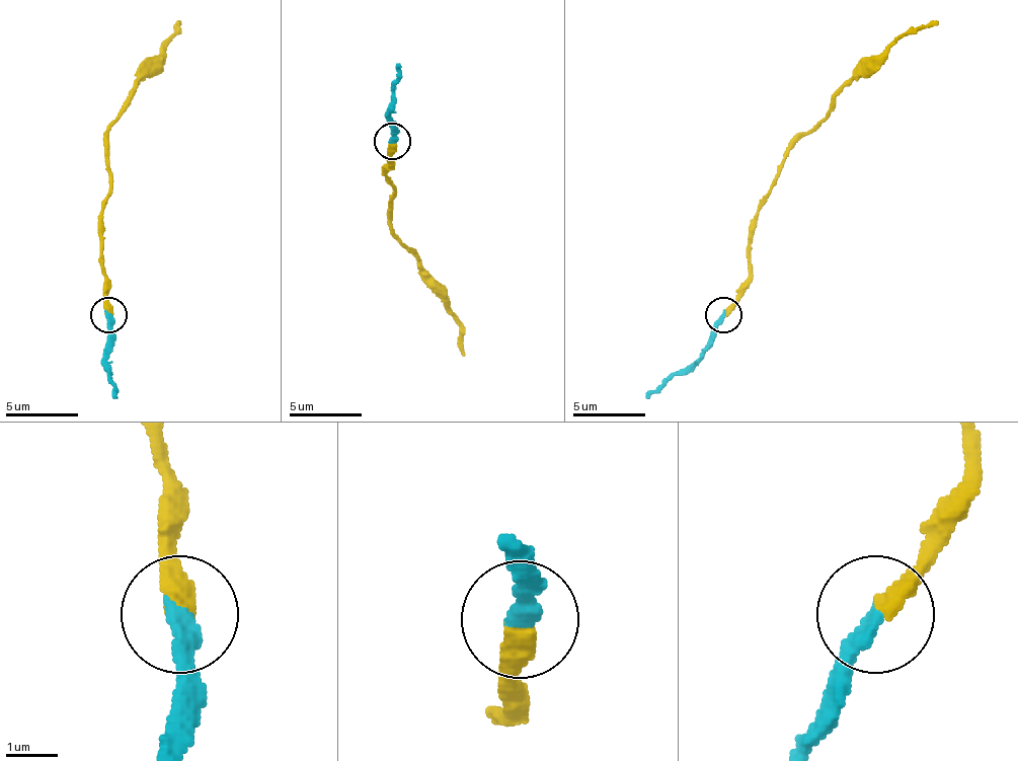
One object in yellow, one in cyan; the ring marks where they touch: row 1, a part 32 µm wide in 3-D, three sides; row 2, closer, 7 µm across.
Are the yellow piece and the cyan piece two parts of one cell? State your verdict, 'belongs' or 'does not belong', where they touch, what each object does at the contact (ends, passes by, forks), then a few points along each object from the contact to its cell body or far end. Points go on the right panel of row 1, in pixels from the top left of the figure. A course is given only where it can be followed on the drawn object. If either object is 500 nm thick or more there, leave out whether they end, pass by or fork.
belongs; at (723, 315); yellow ends there; cyan ends there; yellow runs (722, 314), (748, 278), (759, 202), (776, 184), (776, 166), (827, 116), (831, 101), (903, 36), (939, 21); cyan runs (722, 314), (711, 347), (646, 397)

